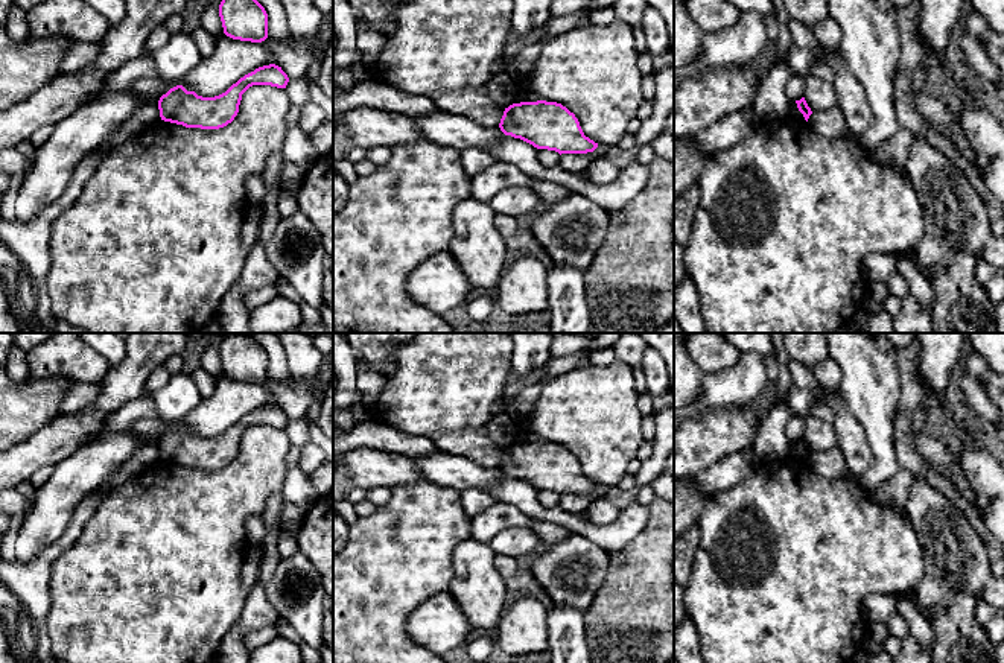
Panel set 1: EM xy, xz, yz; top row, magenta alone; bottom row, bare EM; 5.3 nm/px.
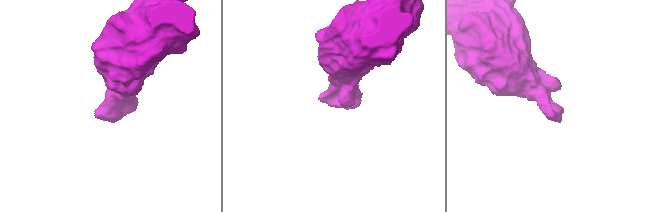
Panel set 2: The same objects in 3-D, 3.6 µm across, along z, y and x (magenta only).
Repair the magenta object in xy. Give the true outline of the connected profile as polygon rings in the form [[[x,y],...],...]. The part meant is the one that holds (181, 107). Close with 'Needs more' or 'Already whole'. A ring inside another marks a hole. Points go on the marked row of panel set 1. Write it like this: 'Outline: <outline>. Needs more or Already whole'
Outline: [[[275,64],[263,65],[240,78],[225,93],[202,97],[183,85],[170,88],[158,100],[160,117],[164,122],[186,128],[219,129],[234,120],[242,94],[253,85],[286,88],[288,75]]]. Already whole

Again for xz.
Outline: [[[557,102],[513,103],[505,108],[499,128],[505,135],[560,155],[587,154],[598,148],[598,143],[584,135],[575,114]]]. Already whole

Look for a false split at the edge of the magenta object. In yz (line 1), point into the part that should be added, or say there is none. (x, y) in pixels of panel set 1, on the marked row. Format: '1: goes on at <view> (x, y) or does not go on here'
1: does not go on here

